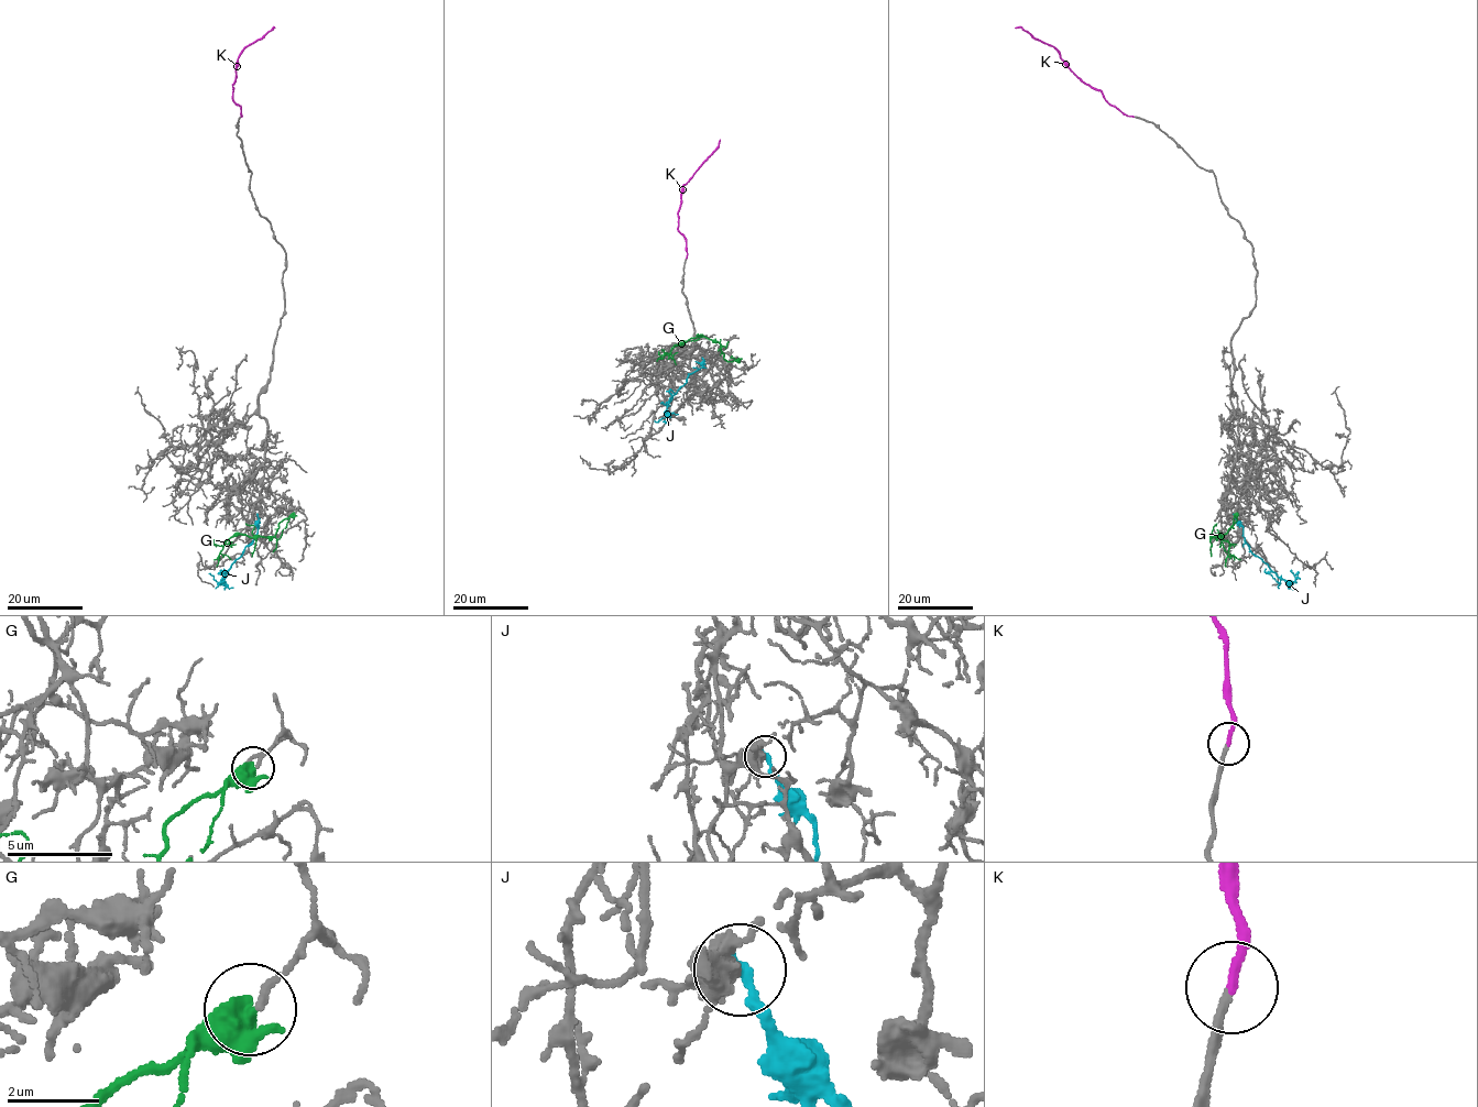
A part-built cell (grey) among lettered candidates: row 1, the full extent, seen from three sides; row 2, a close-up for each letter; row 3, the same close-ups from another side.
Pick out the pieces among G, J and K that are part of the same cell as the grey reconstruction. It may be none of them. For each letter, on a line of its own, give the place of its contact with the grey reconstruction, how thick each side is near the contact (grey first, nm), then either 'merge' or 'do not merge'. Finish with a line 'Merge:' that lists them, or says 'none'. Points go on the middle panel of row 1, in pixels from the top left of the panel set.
G: meets grey at (738, 360); 130 nm thick on the grey side, 400 nm on the other; do not merge
J: meets grey at (702, 359); 400 nm thick on the grey side, 260 nm on the other; do not merge
K: meets grey at (686, 258); 180 nm thick on the grey side, 190 nm on the other; merge
Merge: K

